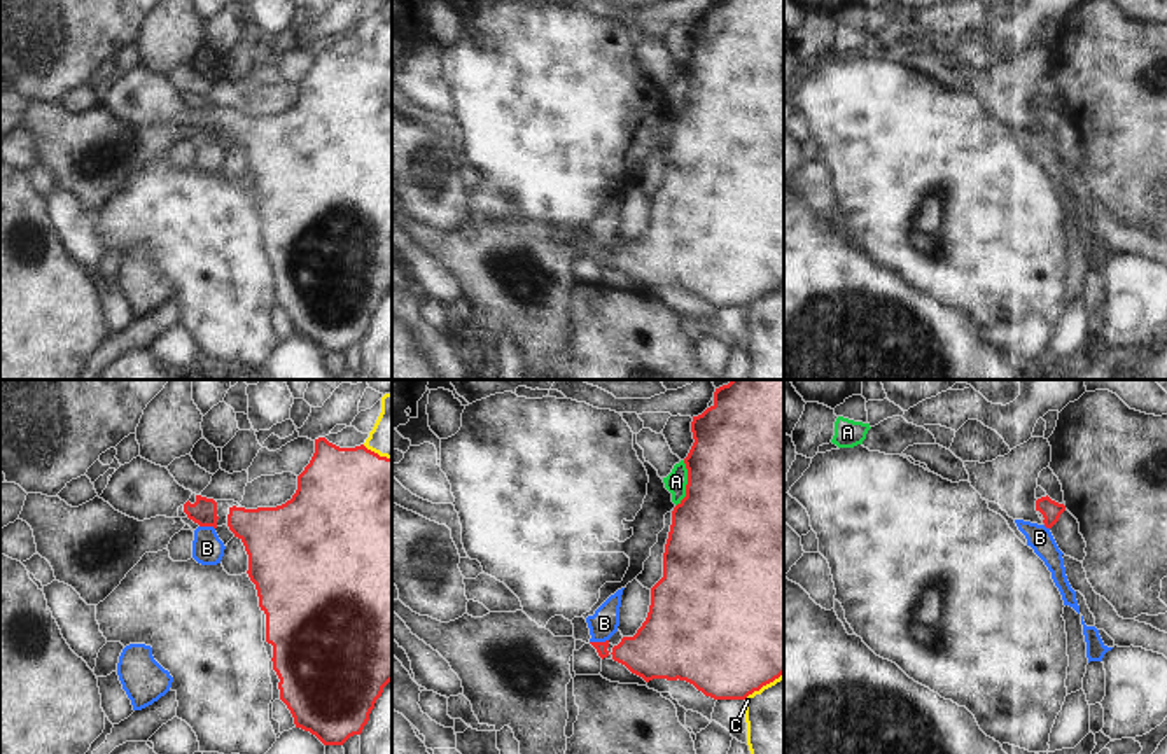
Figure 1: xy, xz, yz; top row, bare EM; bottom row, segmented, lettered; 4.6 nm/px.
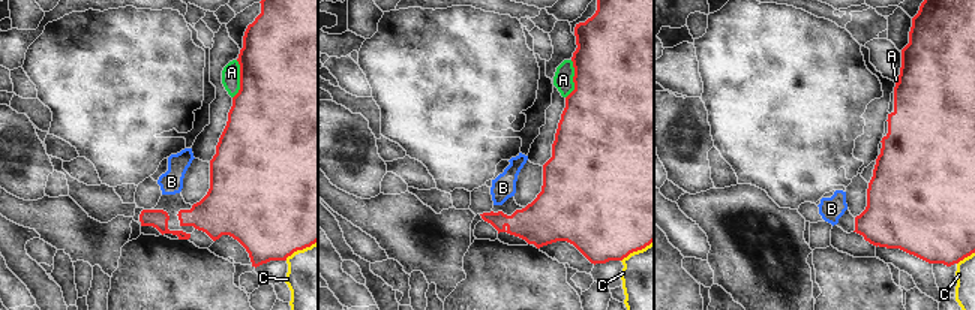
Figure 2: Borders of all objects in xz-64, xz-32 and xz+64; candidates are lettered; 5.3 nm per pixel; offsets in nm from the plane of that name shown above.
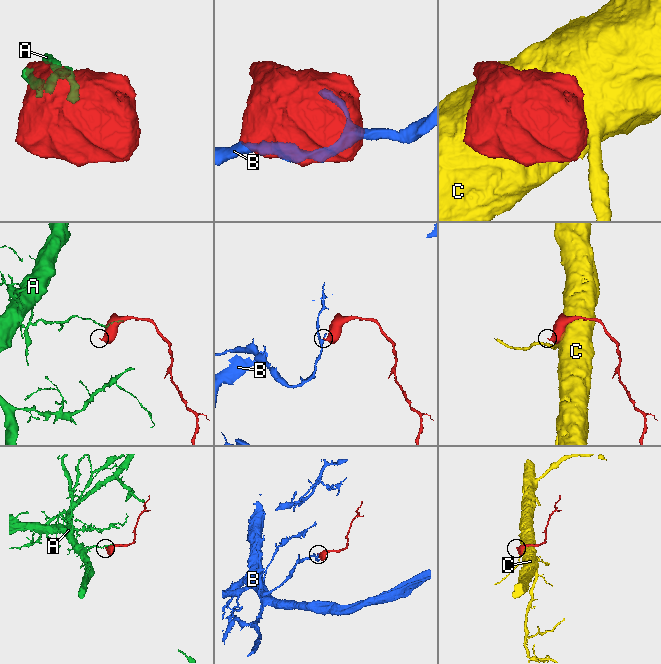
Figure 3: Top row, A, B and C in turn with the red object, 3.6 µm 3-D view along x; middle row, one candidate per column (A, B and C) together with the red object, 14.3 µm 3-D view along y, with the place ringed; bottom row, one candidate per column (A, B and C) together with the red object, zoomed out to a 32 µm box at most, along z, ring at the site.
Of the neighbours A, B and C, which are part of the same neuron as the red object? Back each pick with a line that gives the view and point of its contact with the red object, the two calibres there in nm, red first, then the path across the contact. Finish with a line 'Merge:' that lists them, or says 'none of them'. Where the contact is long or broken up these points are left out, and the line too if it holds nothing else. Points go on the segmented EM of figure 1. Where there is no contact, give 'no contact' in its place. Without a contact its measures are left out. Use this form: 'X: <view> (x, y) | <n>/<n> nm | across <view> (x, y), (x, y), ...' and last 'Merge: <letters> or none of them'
Merge: none of them

